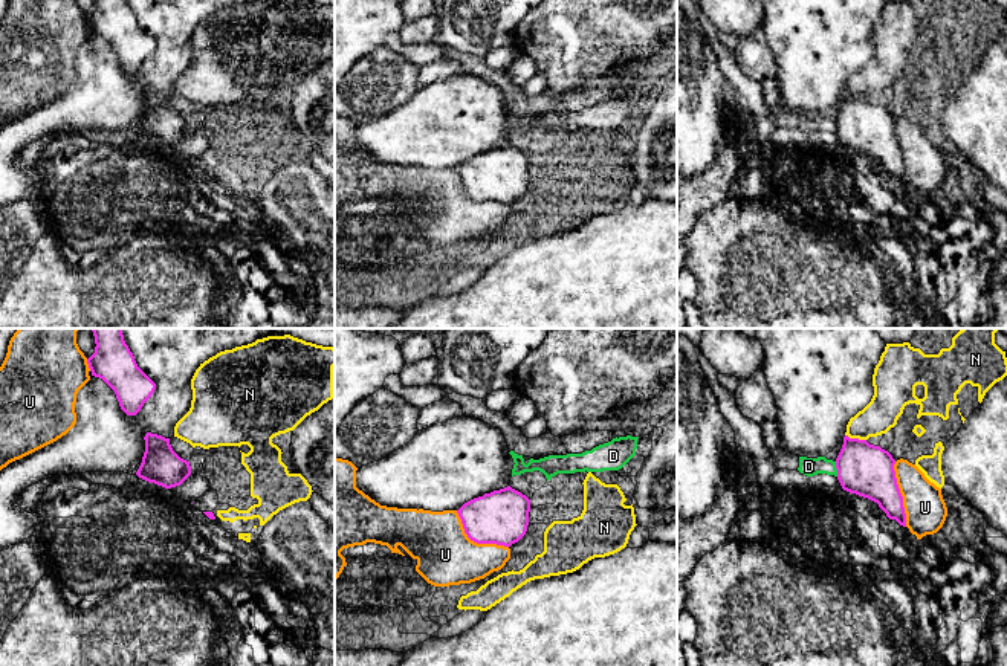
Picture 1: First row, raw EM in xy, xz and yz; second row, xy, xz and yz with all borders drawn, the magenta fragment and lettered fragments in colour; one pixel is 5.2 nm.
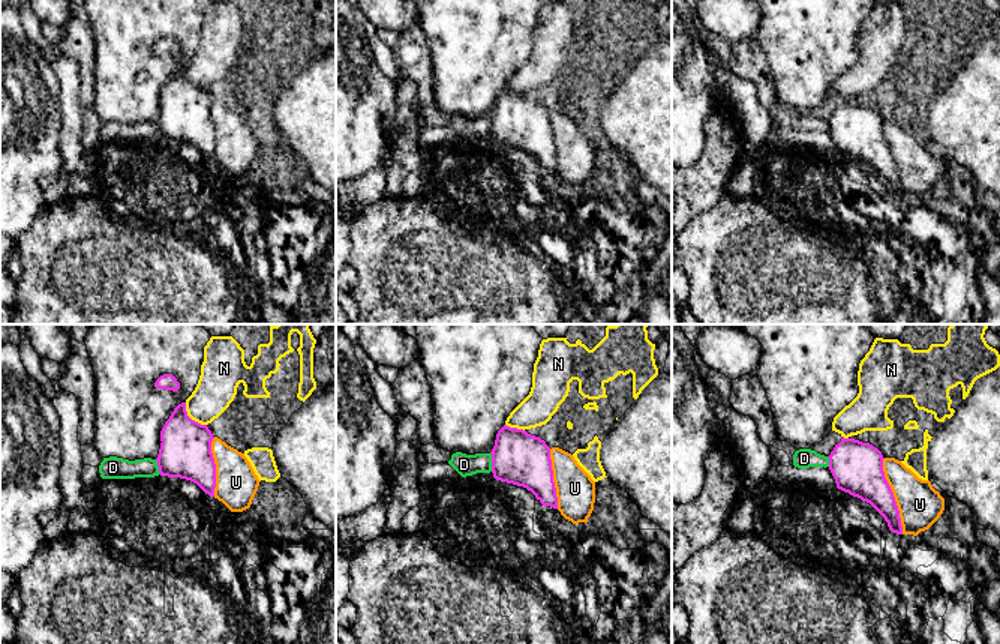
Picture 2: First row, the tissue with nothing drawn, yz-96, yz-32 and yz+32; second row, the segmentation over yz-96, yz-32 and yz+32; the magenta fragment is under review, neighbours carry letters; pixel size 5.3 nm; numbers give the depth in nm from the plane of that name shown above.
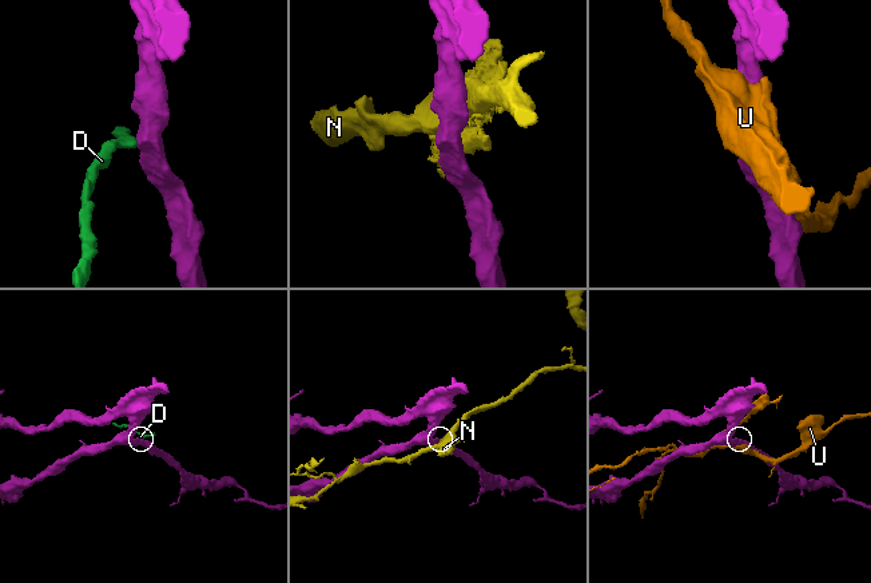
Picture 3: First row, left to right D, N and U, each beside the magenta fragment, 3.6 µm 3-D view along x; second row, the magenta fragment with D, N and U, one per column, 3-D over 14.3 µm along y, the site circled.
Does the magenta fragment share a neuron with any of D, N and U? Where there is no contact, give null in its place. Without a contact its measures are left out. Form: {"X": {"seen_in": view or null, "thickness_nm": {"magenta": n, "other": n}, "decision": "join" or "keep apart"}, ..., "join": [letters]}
{"D": {"seen_in": "yz", "thickness_nm": {"magenta": 280, "other": 100}, "decision": "keep apart"}, "N": {"seen_in": "yz", "thickness_nm": {"magenta": 280, "other": 180}, "decision": "keep apart"}, "U": {"seen_in": "xz", "thickness_nm": {"magenta": 280, "other": 300}, "decision": "keep apart"}, "join": []}

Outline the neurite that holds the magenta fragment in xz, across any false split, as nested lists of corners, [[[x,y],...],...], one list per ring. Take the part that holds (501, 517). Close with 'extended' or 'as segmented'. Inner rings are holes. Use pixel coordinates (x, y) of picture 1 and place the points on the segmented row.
[[[510,486],[474,498],[457,510],[471,541],[504,547],[526,535],[529,512],[530,500]]]; as segmented

